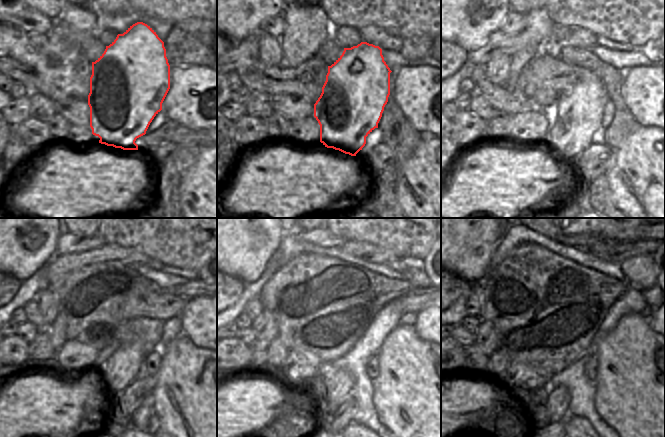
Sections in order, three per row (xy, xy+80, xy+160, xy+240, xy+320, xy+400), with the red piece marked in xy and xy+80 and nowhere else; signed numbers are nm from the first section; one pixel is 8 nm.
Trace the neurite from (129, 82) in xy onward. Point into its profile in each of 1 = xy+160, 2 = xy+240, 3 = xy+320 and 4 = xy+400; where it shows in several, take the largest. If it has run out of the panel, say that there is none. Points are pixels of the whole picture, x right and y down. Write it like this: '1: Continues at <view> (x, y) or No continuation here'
1: Continues at xy+160 (579, 110)
2: Continues at xy+240 (121, 368)
3: Continues at xy+320 (336, 389)
4: Continues at xy+400 (558, 398).

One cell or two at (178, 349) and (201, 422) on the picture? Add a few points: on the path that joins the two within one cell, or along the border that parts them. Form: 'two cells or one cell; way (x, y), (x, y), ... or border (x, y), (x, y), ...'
one cell; way (184, 367), (190, 380), (201, 395), (201, 404)

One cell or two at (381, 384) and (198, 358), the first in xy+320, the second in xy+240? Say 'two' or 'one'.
one

